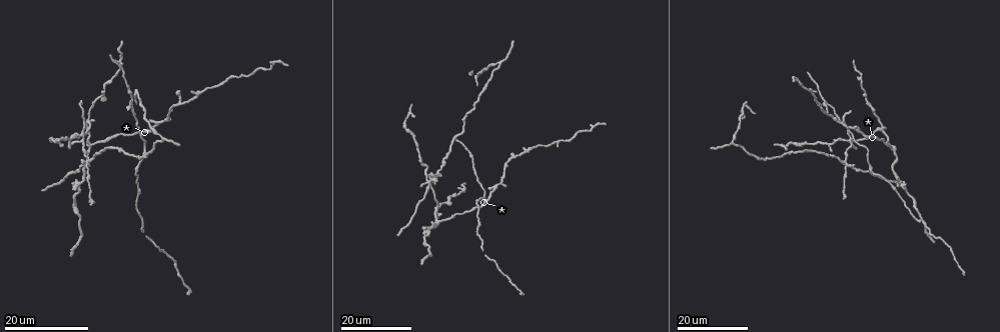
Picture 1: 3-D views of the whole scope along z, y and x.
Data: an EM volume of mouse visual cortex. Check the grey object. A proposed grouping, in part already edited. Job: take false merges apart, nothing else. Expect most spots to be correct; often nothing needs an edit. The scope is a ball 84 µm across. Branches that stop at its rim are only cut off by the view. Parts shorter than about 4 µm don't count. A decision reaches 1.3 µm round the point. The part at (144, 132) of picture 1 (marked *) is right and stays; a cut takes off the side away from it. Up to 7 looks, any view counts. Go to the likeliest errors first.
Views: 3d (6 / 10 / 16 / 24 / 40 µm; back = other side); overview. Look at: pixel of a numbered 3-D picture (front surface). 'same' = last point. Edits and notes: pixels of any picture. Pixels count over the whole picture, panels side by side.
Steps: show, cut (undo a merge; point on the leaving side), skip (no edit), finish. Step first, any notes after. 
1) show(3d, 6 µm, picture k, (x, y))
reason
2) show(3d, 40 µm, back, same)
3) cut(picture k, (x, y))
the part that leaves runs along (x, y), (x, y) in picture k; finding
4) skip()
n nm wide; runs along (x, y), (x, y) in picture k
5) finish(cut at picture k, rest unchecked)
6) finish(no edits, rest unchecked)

show(3d, 24 µm, picture 1, (434, 211))
looks like a crossing

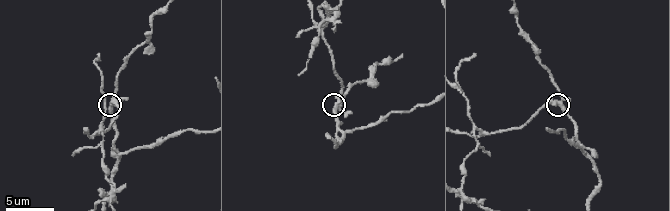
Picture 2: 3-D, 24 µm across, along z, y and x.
show(3d, 10 µm, picture 2, (336, 104))
closer look

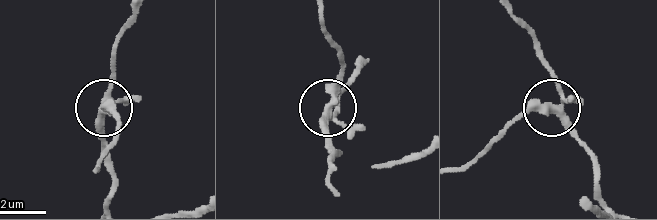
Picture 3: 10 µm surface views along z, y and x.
skip()
runs along (602, 198), (594, 158), (554, 106), (558, 83), (541, 45) in picture 3; continuous, no second neuron

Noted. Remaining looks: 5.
show(3d, 10 µm, picture 2, (481, 130))
looks like a crossing

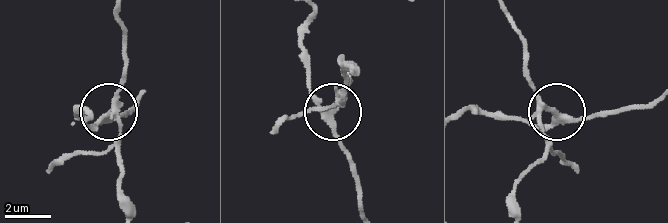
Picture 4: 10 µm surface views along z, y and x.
cut(picture 4, (123, 76))
280 nm wide; a second neuron is stuck on

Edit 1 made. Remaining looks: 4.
show(overview)

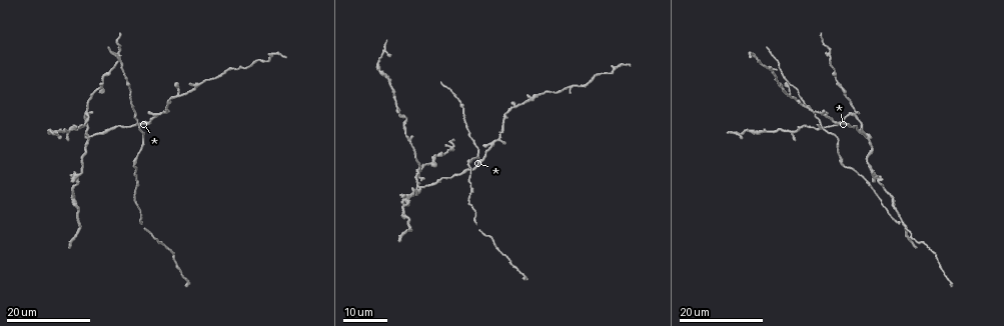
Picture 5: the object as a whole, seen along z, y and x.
show(3d, 16 µm, picture 5, (90, 137))
three-way junction

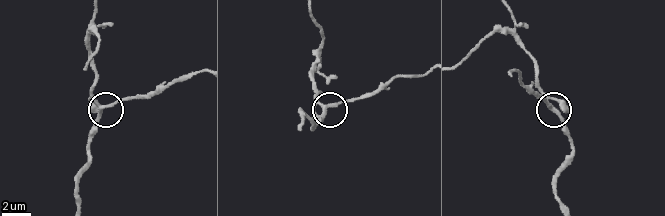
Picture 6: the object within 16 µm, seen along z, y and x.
show(3d, 10 µm, picture 6, (321, 116))

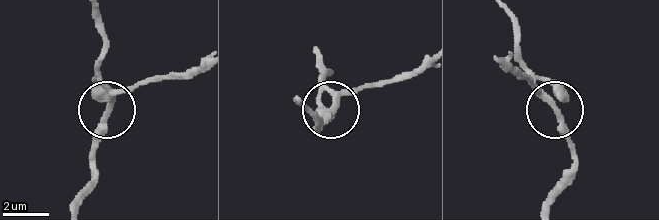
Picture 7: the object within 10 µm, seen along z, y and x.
skip()
350 nm wide; runs along (202, 61), (128, 88), (107, 111), (94, 161) in picture 7; one neuron here

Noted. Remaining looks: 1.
finish(cut at picture 4, rest unchecked)

